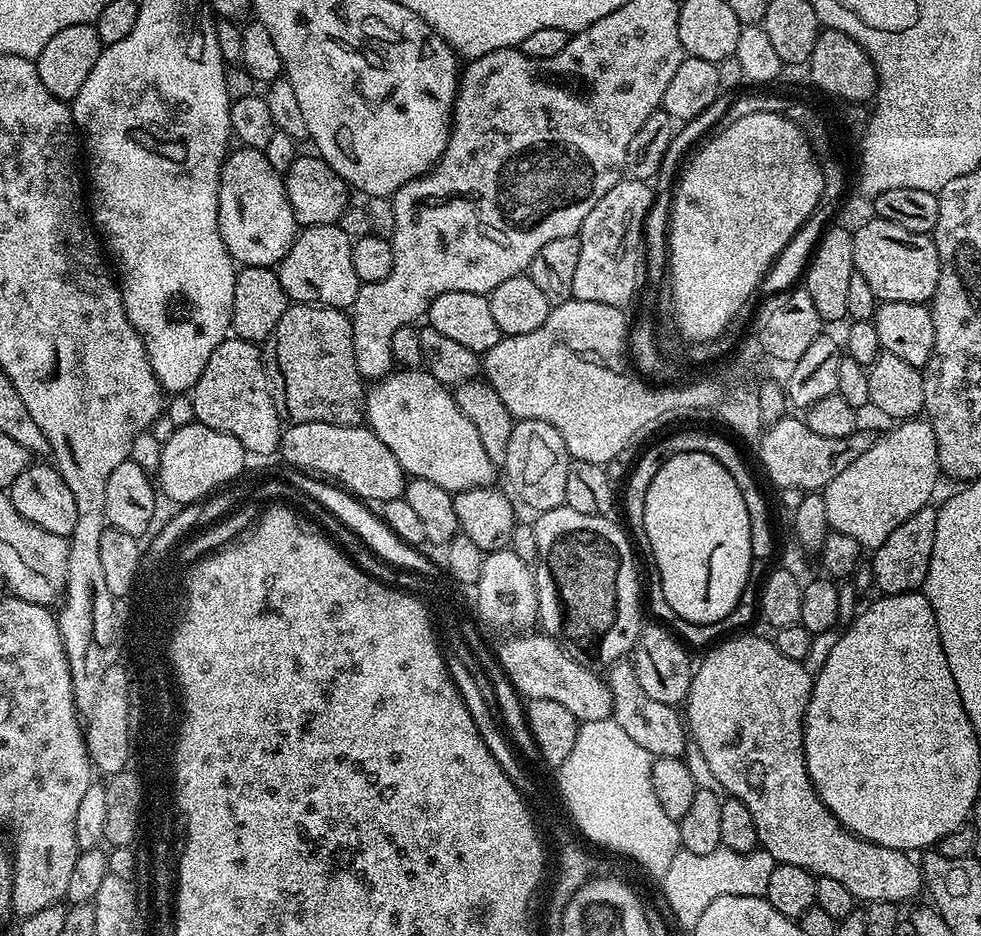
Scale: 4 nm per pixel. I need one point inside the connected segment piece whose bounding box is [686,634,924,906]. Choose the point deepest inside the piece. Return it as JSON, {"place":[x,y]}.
{"place":[746,704]}

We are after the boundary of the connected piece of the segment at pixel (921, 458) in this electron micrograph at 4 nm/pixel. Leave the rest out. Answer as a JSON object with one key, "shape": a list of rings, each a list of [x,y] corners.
{"shape":[[[924,418],[897,423],[881,440],[873,439],[870,450],[850,462],[822,490],[829,529],[854,538],[861,549],[875,550],[902,522],[930,504],[936,492],[936,479],[941,476],[938,442],[931,423]]]}

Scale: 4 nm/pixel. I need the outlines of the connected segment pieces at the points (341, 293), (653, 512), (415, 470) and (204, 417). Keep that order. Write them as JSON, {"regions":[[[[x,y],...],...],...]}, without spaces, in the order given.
{"regions":[[[[339,223],[305,227],[278,265],[282,290],[289,301],[297,304],[324,304],[327,308],[341,310],[351,309],[361,285],[358,274],[354,274],[351,253],[352,239],[342,234]]],[[[683,452],[670,456],[661,464],[650,490],[646,490],[645,534],[660,575],[660,593],[670,606],[672,616],[686,618],[691,624],[717,624],[722,622],[738,604],[748,576],[754,567],[750,546],[750,514],[742,502],[738,482],[710,454]]],[[[420,368],[393,370],[367,389],[366,424],[386,442],[409,477],[435,482],[447,492],[487,488],[495,481],[496,472],[498,476],[497,465],[490,462],[474,422],[458,410],[455,395]]],[[[224,340],[218,350],[210,354],[210,362],[206,362],[206,370],[202,370],[202,378],[198,378],[190,395],[196,415],[195,423],[238,438],[245,453],[268,456],[279,449],[282,417],[276,408],[276,399],[268,383],[266,360],[260,351],[249,340]]]]}

